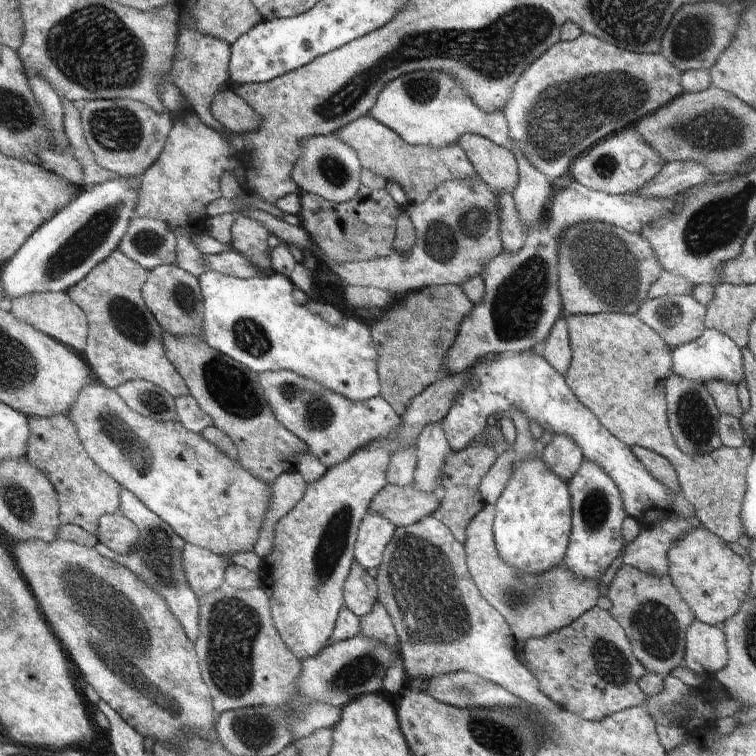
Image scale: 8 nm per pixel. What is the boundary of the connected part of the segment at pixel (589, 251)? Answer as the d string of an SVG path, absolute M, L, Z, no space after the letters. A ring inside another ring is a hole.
M578 223L563 235L559 252L559 291L564 315L635 314L662 271L654 249L642 235L606 223Z

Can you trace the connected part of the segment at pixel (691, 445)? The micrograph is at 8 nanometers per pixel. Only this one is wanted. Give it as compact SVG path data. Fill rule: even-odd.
M670 373L664 387L667 400L667 423L675 443L690 456L710 454L723 444L717 433L720 412L704 383L697 383L676 373Z

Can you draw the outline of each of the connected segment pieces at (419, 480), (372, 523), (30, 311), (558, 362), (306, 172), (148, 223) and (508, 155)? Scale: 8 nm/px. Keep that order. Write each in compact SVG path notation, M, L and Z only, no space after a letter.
M440 423L426 425L415 444L416 466L412 486L423 493L433 493L438 488L437 480L445 458L452 452Z
M368 512L361 520L353 554L358 564L368 568L378 568L384 549L392 540L396 527L382 516Z
M65 292L59 293L32 293L11 300L10 312L14 318L25 322L55 338L76 352L83 352L86 346L89 324L84 311Z
M565 316L554 323L549 337L542 343L539 354L562 376L566 374L571 363L571 342Z
M312 135L301 141L303 155L296 161L291 172L293 181L304 193L315 194L329 201L342 203L353 199L361 184L361 165L357 152L338 135Z
M133 218L117 249L147 271L162 265L174 265L177 262L175 234L165 222L154 219Z
M474 133L462 135L457 145L466 153L479 178L492 190L509 192L518 184L519 168L514 153L510 148L498 146L482 135Z

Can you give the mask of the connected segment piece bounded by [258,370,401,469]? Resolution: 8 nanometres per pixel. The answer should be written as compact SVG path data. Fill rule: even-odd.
M289 370L264 371L258 373L258 380L275 419L303 440L327 469L365 444L395 435L401 423L401 416L380 396L353 401Z

